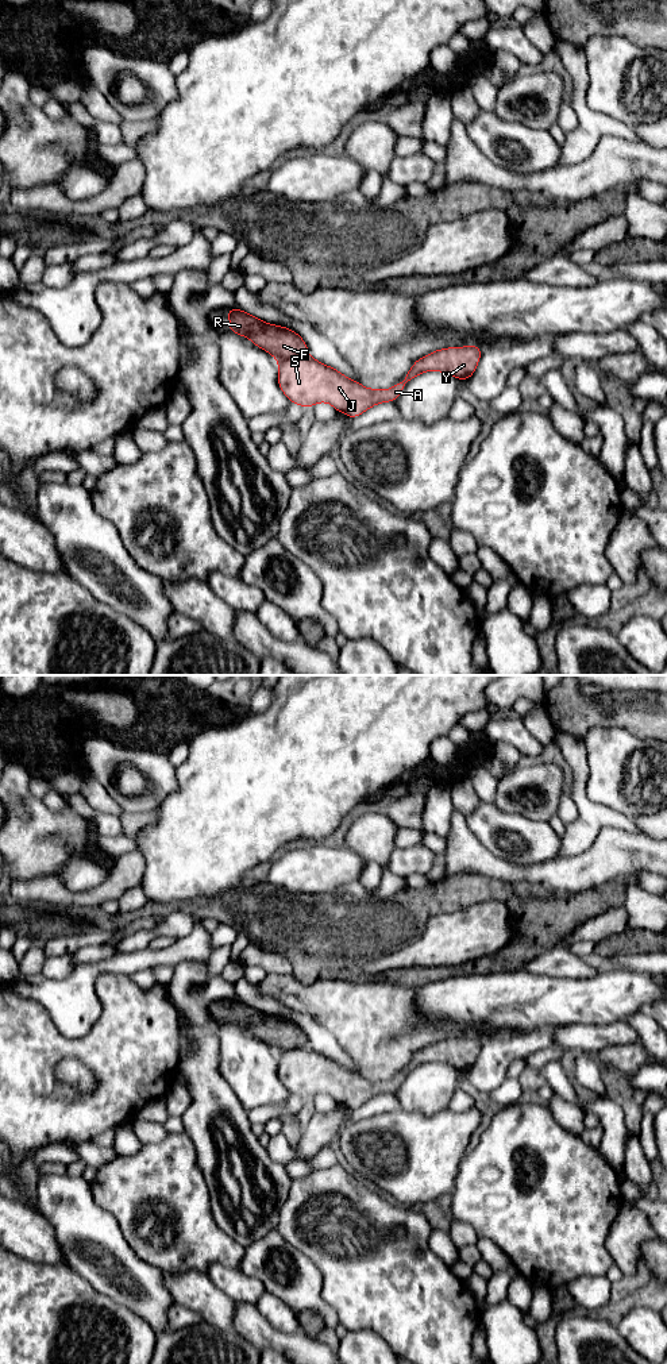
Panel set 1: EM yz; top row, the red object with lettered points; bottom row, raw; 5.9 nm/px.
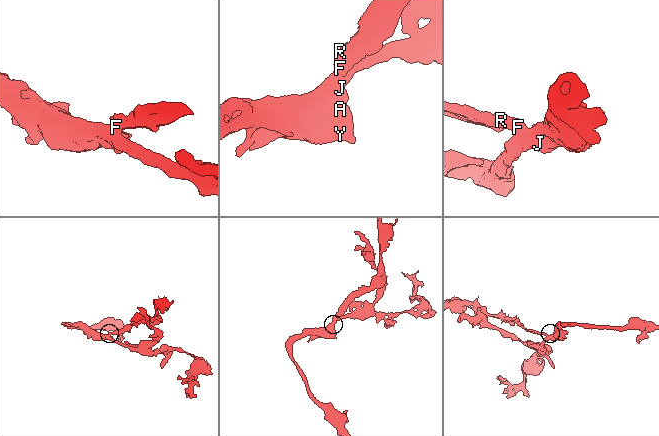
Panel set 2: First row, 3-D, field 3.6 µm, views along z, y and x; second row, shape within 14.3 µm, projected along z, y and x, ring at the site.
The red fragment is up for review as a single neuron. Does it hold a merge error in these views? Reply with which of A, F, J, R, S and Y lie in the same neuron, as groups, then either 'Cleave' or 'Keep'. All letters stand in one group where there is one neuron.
Groups: A J S Y / F R. Cleave

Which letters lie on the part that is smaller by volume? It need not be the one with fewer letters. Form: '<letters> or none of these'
F, R

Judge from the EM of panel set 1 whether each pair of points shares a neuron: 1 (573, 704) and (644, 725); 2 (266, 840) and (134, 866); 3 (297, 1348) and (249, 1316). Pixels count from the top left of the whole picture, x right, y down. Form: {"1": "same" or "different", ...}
{"1": "same", "2": "different", "3": "same"}

